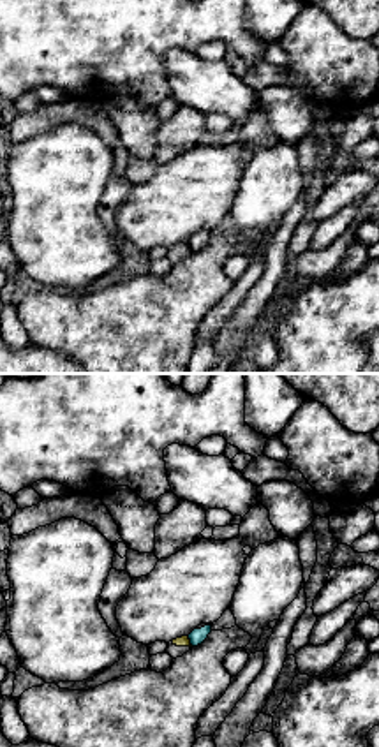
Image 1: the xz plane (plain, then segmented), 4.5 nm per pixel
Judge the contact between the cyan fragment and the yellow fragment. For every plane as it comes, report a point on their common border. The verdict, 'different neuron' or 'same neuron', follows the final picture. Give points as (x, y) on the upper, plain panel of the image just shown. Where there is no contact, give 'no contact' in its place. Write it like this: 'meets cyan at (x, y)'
meets cyan at (191, 247)

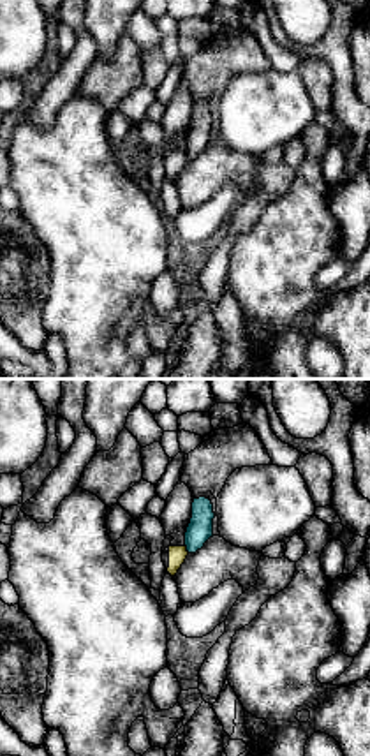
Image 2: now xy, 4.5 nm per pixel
meets cyan at (187, 154)

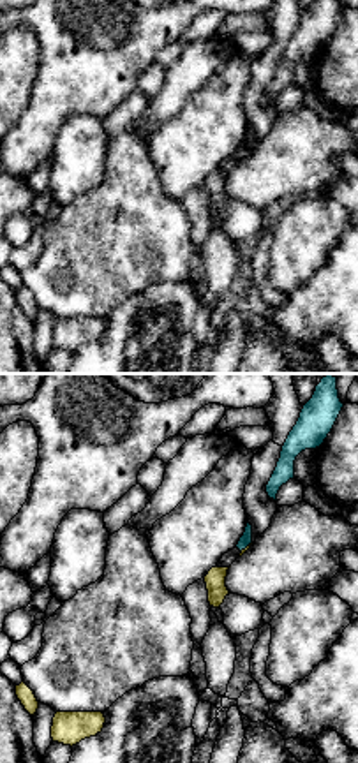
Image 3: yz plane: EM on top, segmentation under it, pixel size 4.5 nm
meets cyan at (246, 152)

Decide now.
different neuron

